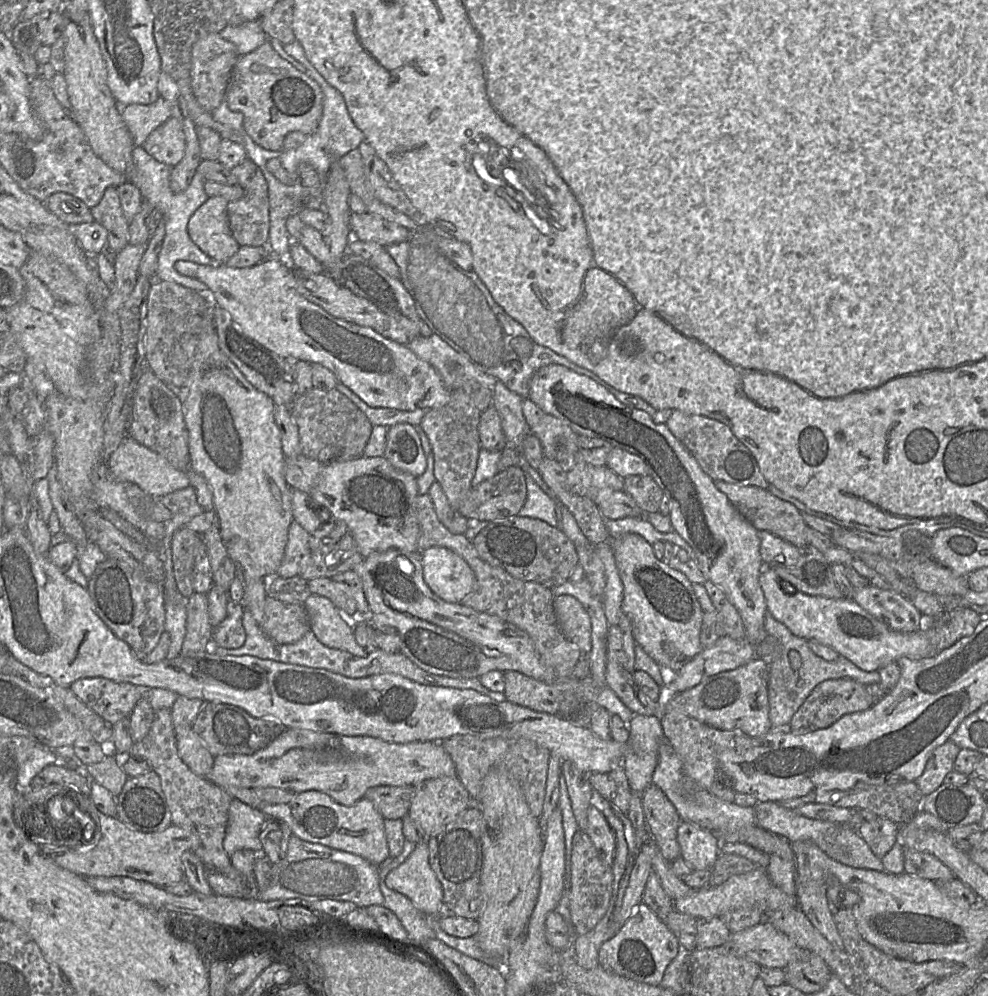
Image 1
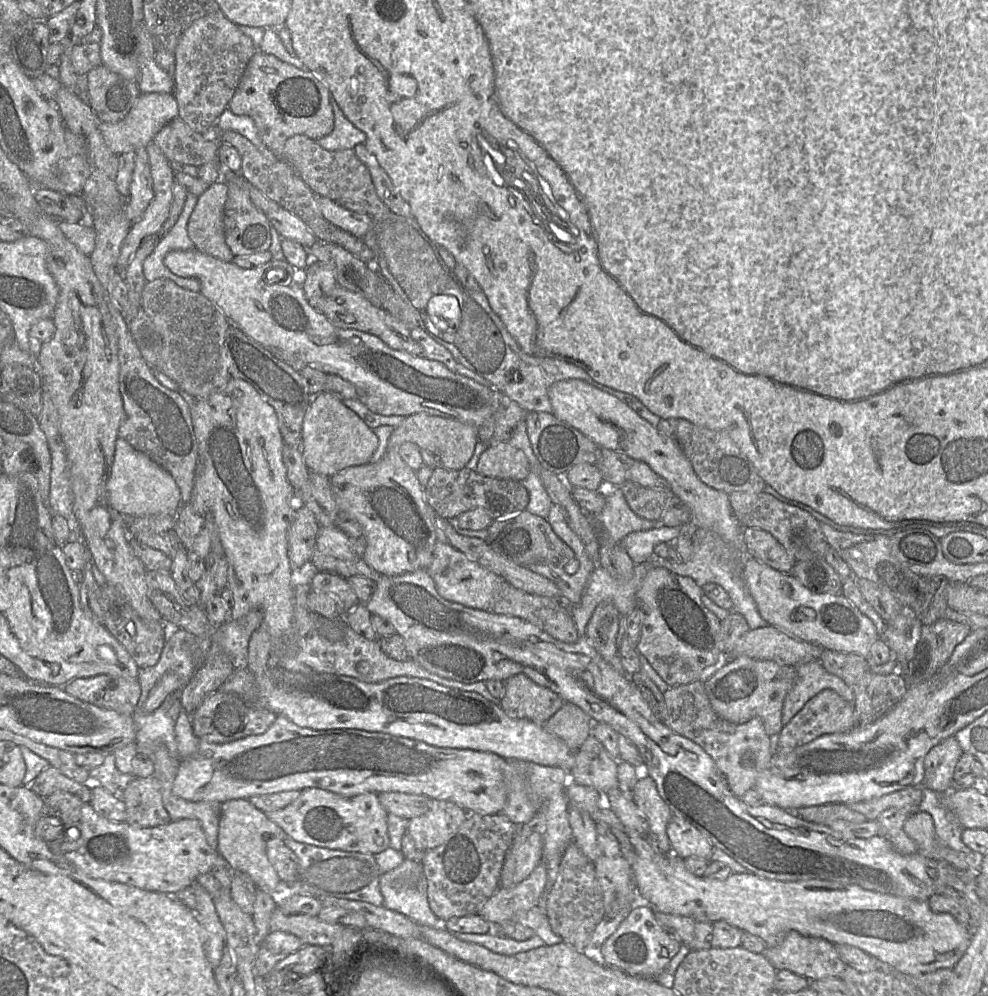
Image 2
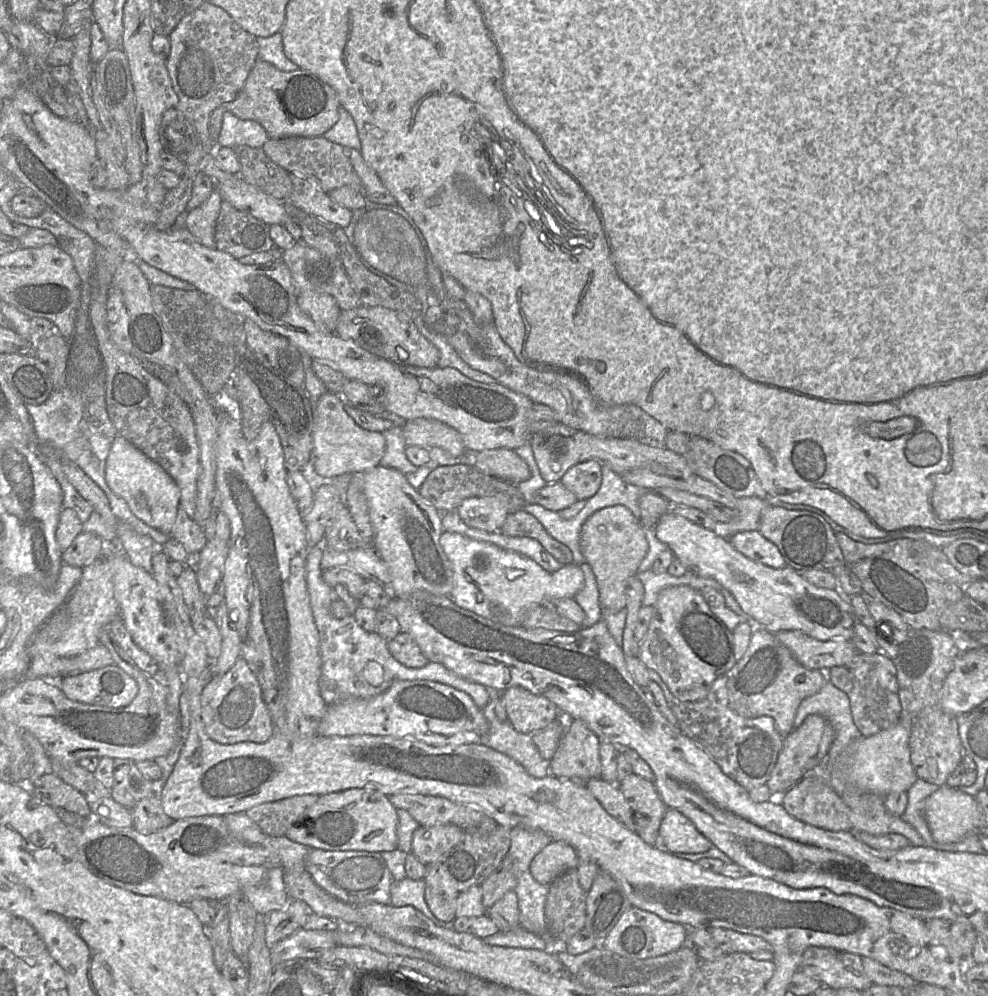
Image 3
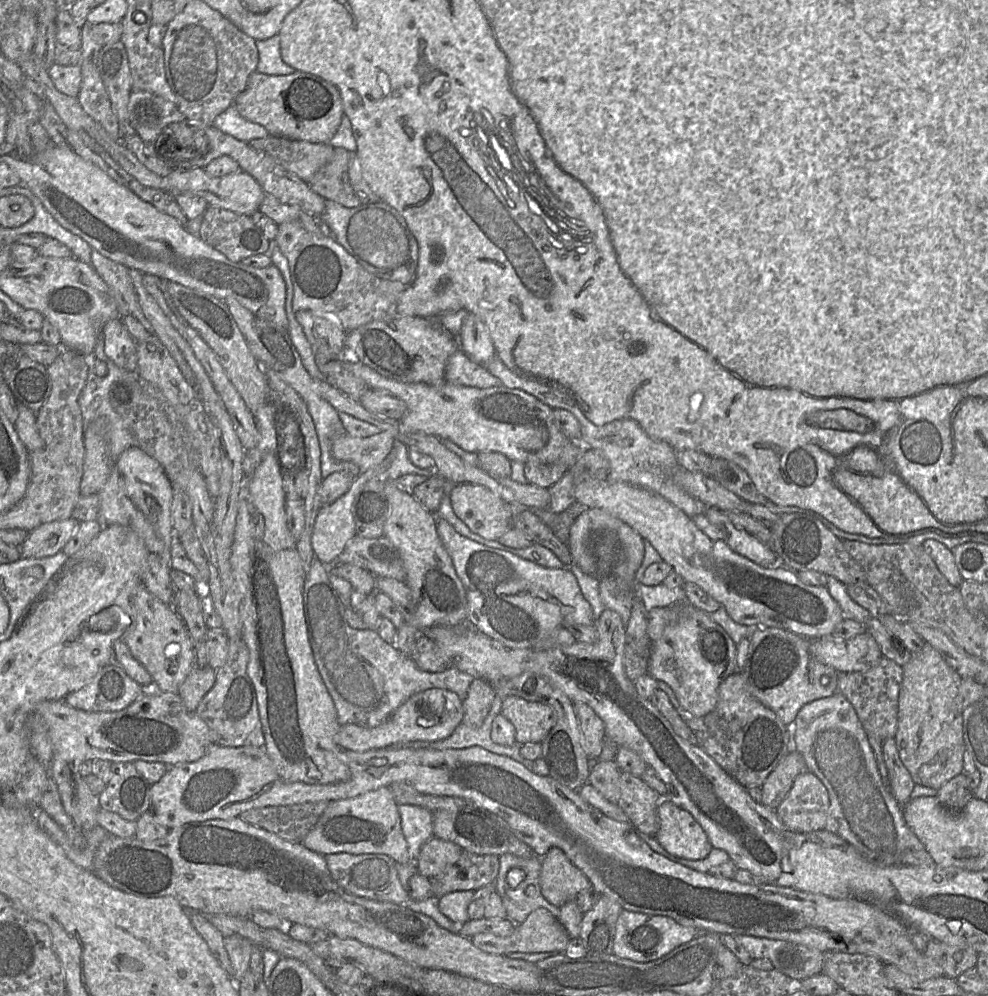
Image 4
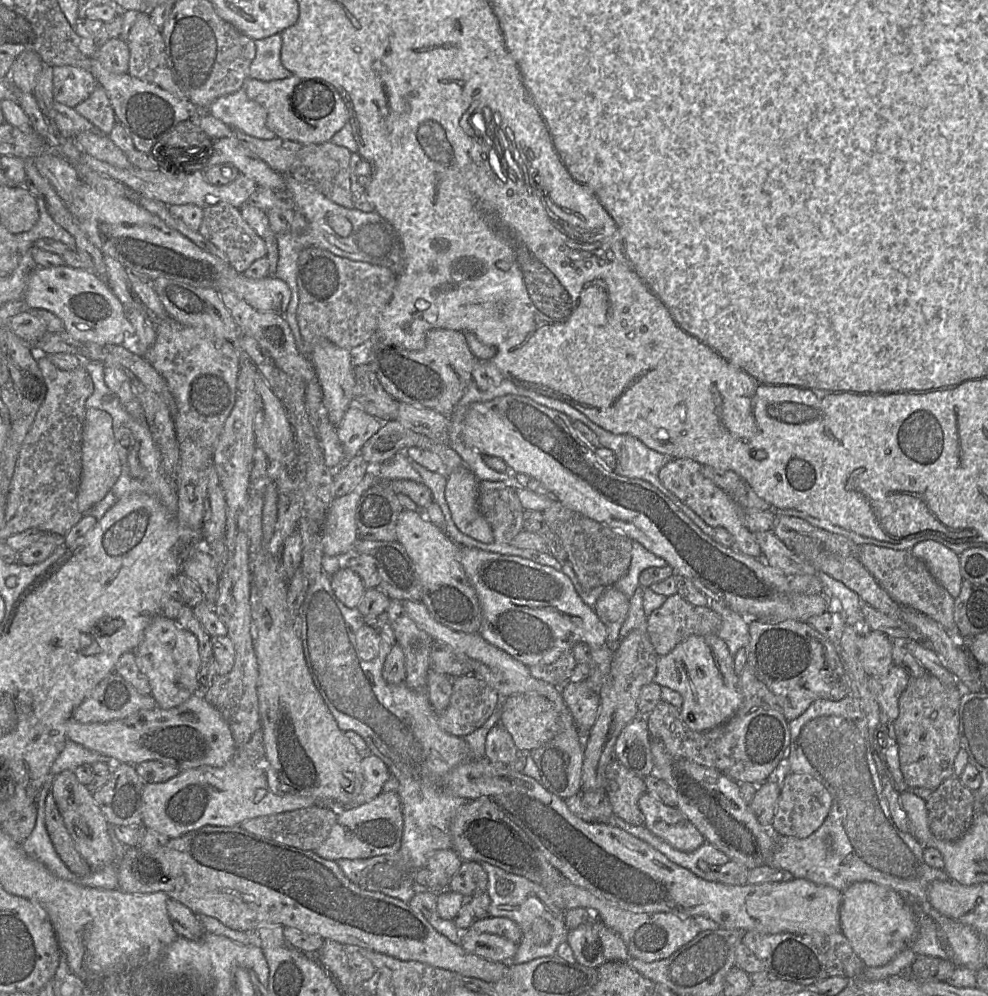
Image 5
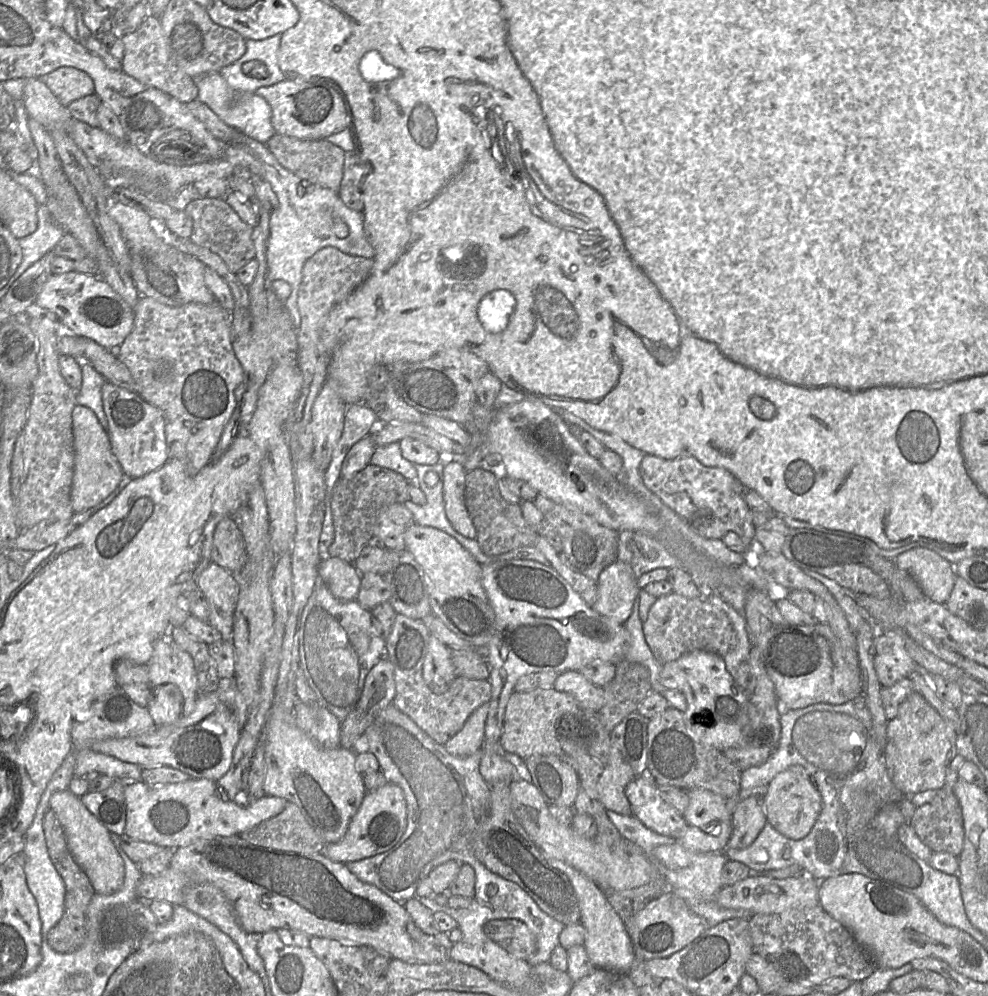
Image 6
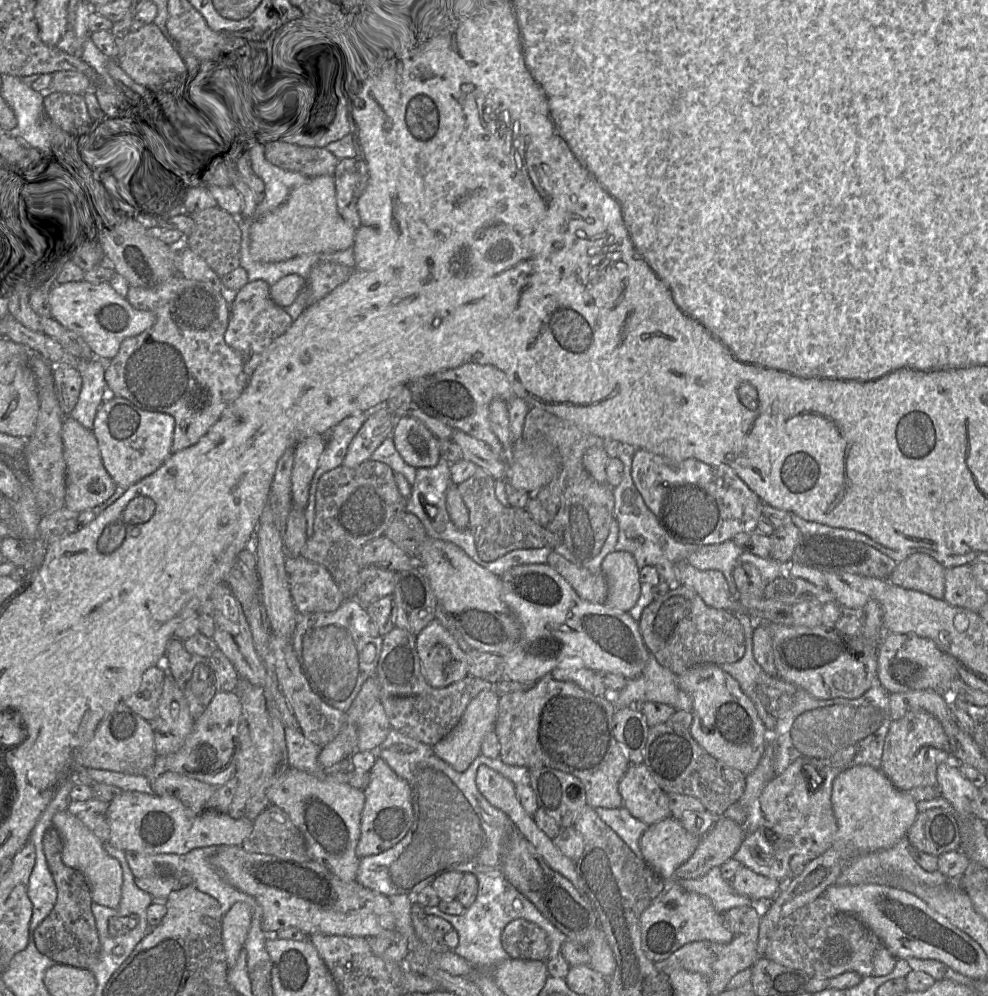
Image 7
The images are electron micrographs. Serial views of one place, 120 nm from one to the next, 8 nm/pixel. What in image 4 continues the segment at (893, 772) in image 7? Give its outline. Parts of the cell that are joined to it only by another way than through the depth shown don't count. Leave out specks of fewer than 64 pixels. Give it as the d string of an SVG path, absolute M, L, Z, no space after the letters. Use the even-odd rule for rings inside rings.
M924 643L918 651L911 652L911 658L902 666L902 670L894 736L898 755L915 784L938 790L963 772L966 747L959 694L961 678L928 643Z

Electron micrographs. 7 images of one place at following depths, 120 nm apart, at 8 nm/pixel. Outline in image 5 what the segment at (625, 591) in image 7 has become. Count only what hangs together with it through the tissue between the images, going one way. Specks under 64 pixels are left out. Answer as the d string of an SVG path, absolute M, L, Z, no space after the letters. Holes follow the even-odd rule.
M613 585L605 587L594 605L594 611L607 628L607 645L613 650L620 641L619 631L626 620L629 601Z

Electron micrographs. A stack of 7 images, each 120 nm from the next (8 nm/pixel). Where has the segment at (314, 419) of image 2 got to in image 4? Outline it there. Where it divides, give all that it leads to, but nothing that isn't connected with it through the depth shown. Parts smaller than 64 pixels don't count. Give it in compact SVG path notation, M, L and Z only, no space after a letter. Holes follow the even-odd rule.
M389 431L365 438L345 433L334 441L332 455L336 460L353 462L365 471L379 465L389 455L395 440Z

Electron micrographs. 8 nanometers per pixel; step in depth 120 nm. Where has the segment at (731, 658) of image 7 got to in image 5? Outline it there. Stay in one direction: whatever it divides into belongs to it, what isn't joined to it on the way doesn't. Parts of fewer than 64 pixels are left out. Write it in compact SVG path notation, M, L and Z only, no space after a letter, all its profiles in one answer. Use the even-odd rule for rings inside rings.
M674 593L667 596L666 601L647 616L647 635L657 655L663 656L689 636L717 634L721 625L721 616L709 605L693 605L684 600L678 593Z

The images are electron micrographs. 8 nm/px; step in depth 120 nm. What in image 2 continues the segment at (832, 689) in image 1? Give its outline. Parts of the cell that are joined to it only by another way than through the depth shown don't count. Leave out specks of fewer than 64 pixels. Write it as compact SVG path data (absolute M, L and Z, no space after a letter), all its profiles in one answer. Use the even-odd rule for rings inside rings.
M824 689L812 697L804 707L782 727L776 751L789 751L807 744L824 734L842 733L857 725L854 706L831 689Z

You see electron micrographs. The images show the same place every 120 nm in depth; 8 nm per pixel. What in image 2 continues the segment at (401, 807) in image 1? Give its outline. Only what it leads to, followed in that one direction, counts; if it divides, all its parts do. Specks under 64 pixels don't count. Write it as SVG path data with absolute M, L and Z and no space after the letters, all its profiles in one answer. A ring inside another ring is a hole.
M385 792L378 796L388 813L407 820L425 814L434 803L434 799L416 794Z

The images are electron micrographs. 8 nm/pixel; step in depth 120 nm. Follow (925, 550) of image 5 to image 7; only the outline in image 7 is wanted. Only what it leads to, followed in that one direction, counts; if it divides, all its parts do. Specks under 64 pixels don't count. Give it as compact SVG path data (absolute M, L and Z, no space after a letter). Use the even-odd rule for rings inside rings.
M925 553L910 555L898 563L889 577L892 584L943 599L946 568Z

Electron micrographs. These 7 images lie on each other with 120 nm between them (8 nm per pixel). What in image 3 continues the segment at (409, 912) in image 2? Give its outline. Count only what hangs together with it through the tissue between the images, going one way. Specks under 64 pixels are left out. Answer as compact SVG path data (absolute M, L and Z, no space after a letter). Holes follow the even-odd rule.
M408 877L394 881L390 888L391 905L395 907L413 906L431 919L437 926L453 927L453 922L438 919L425 900L425 879L413 880Z

